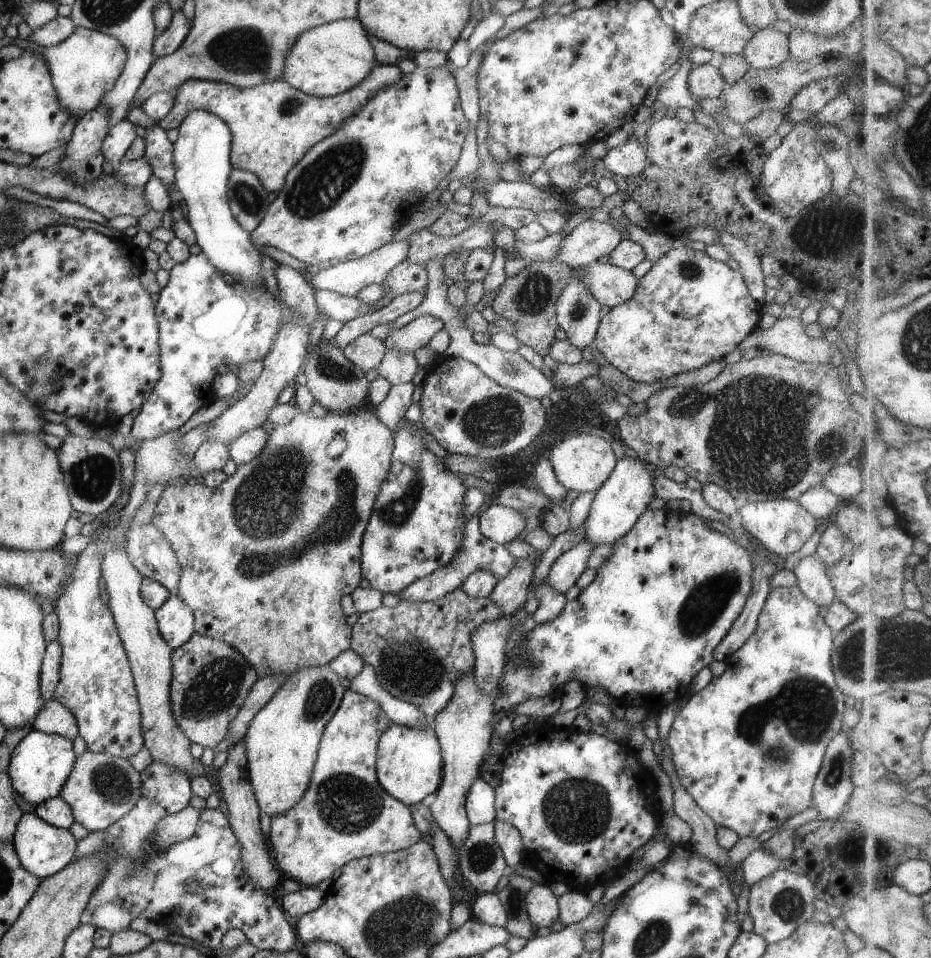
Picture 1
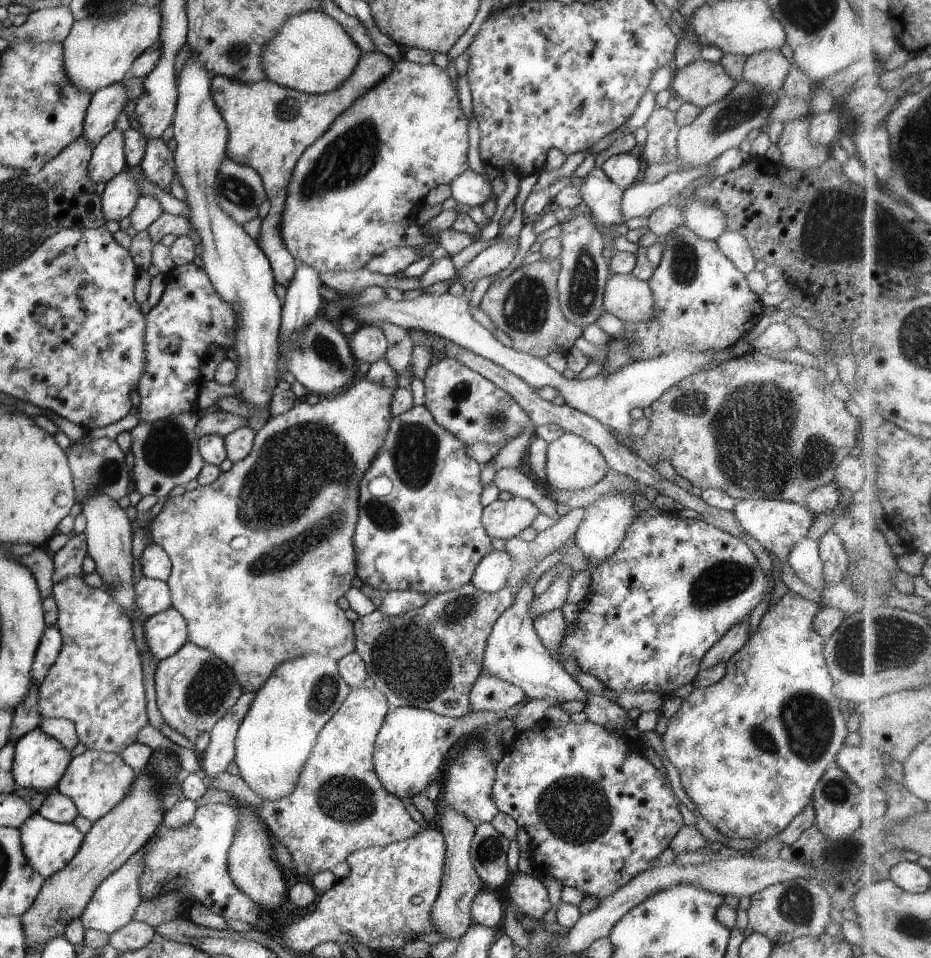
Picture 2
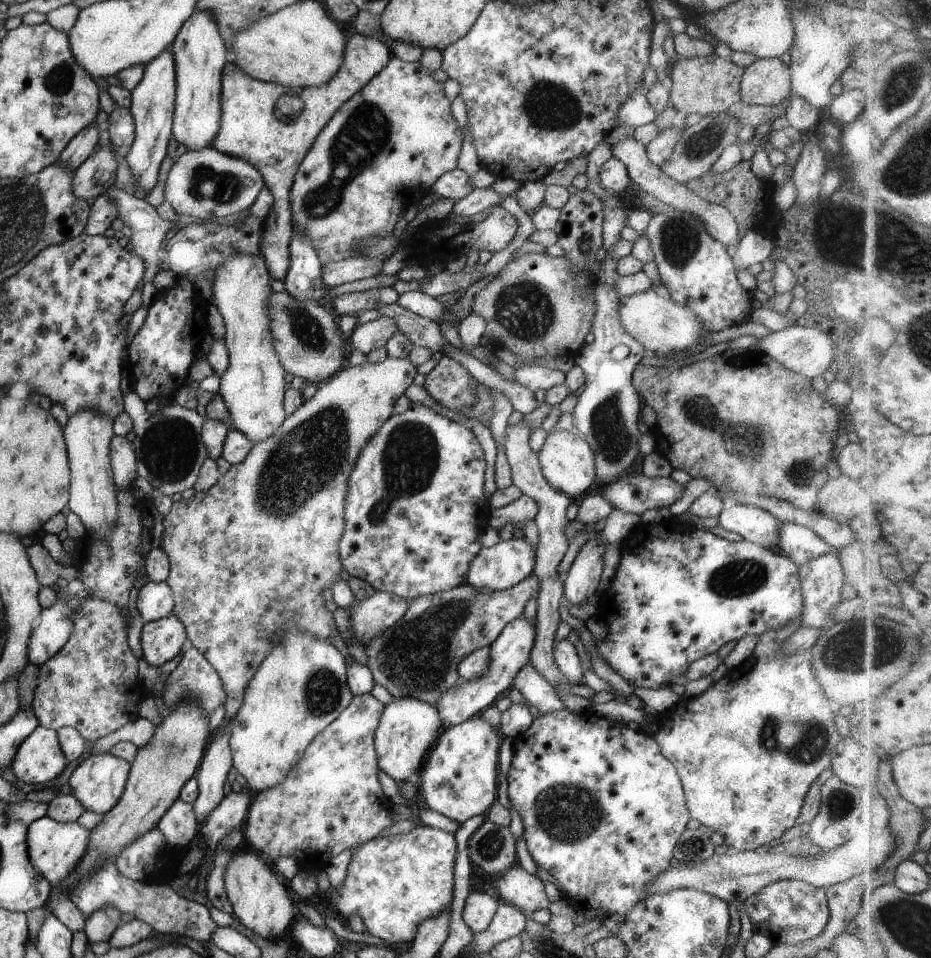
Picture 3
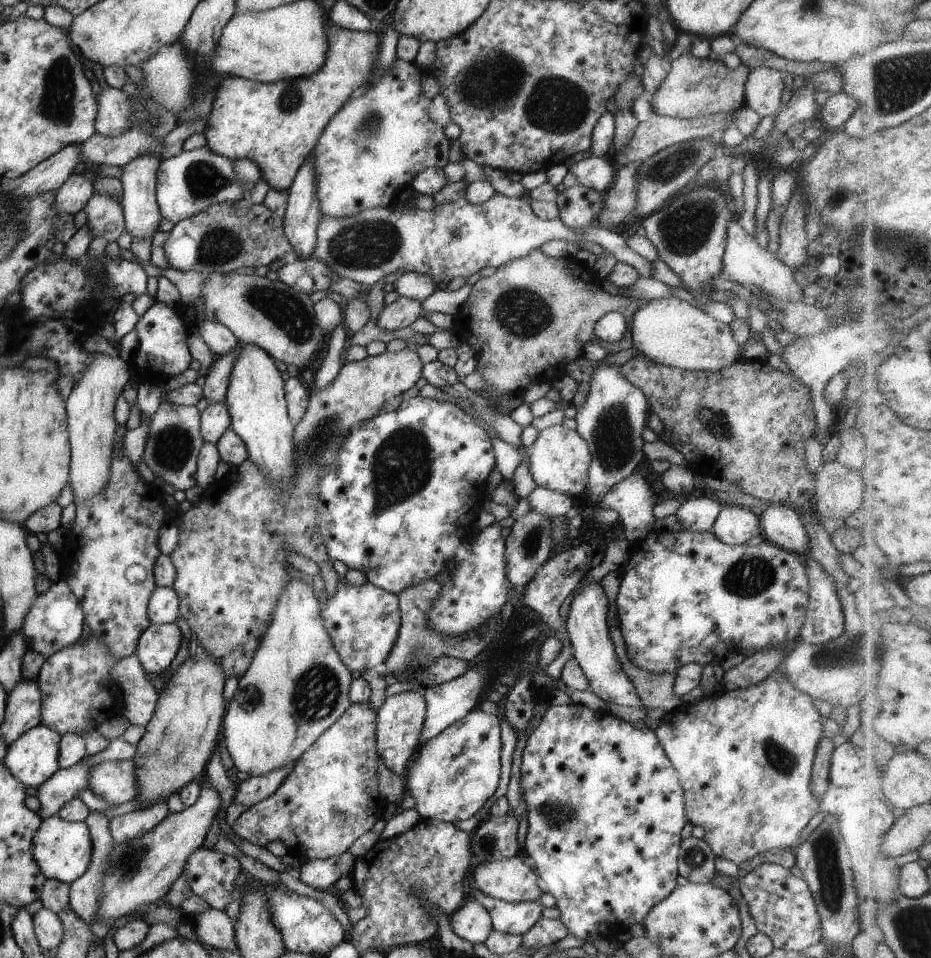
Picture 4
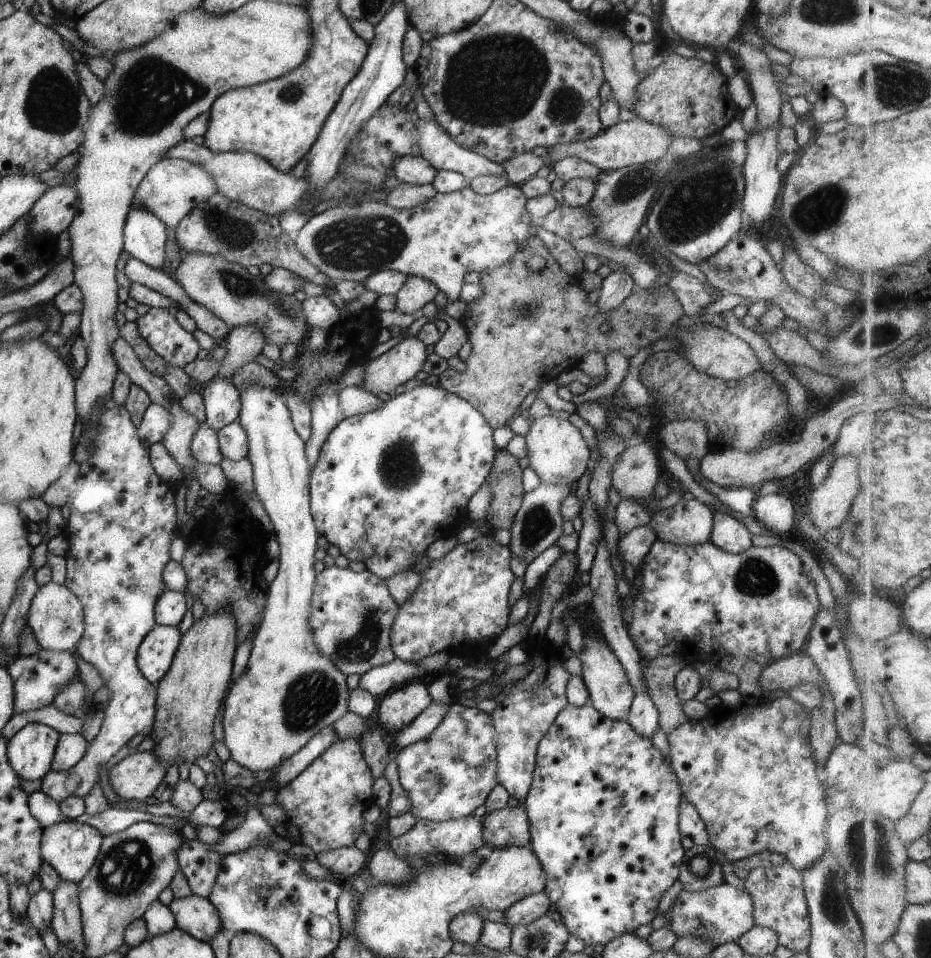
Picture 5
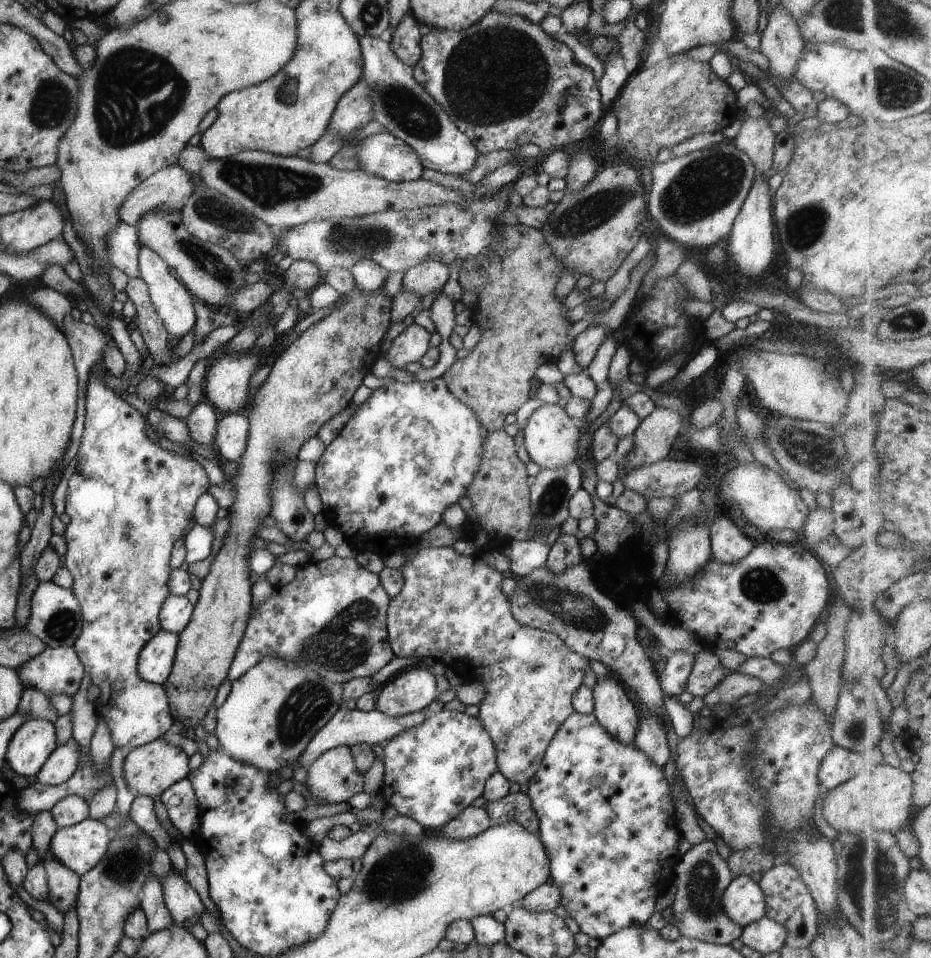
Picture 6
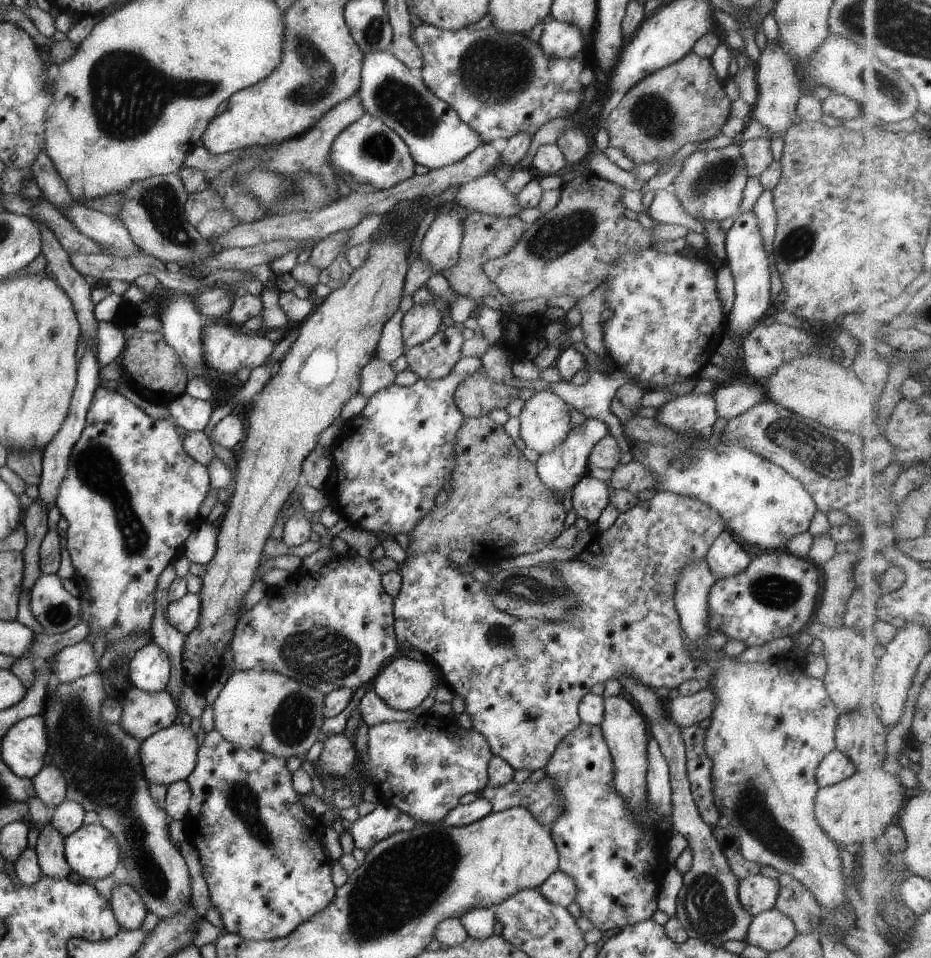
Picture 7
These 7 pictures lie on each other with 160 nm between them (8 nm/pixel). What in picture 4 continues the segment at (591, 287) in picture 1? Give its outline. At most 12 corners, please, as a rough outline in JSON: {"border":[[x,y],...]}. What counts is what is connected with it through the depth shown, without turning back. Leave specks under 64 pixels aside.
{"border":[[677,297],[631,315],[655,364],[716,371],[744,354],[728,324]]}

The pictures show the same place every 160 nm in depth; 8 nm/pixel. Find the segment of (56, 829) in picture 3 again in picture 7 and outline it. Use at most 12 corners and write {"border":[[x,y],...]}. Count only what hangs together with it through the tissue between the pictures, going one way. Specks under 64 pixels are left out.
{"border":[[83,823],[62,841],[82,880],[105,878],[119,862],[114,836]]}

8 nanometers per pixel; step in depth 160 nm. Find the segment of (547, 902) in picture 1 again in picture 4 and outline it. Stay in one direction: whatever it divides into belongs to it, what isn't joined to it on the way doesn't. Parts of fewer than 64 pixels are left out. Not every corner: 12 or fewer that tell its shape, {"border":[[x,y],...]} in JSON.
{"border":[[522,854],[481,862],[475,887],[511,903],[543,893]]}

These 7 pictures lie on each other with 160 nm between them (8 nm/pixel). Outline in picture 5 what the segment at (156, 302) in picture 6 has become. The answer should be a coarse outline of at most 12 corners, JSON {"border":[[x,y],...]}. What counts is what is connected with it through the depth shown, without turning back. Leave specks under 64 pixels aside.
{"border":[[130,205],[122,250],[159,269],[167,226],[151,211]]}

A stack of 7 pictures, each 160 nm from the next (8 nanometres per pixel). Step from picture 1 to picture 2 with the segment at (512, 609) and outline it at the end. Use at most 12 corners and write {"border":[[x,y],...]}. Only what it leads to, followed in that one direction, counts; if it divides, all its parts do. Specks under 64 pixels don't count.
{"border":[[571,507],[532,540],[506,540],[512,573],[503,587],[519,586],[529,566],[577,530],[585,507]]}

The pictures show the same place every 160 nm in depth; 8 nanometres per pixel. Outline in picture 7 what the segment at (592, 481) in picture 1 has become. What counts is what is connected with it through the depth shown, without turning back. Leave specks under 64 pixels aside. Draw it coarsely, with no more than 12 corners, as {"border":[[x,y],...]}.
{"border":[[549,391],[524,402],[520,438],[538,455],[570,429],[569,406]]}

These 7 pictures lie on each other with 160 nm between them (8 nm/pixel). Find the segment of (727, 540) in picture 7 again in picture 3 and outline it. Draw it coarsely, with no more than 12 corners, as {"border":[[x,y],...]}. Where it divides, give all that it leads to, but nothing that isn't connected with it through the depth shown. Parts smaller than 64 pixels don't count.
{"border":[[737,503],[714,522],[746,541],[780,552],[780,522]]}

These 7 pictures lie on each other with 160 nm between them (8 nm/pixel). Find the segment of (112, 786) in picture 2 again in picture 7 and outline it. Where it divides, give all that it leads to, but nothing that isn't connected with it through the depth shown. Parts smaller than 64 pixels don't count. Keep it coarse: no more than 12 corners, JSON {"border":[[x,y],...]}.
{"border":[[188,722],[140,742],[147,783],[168,787],[195,766],[197,742]]}

